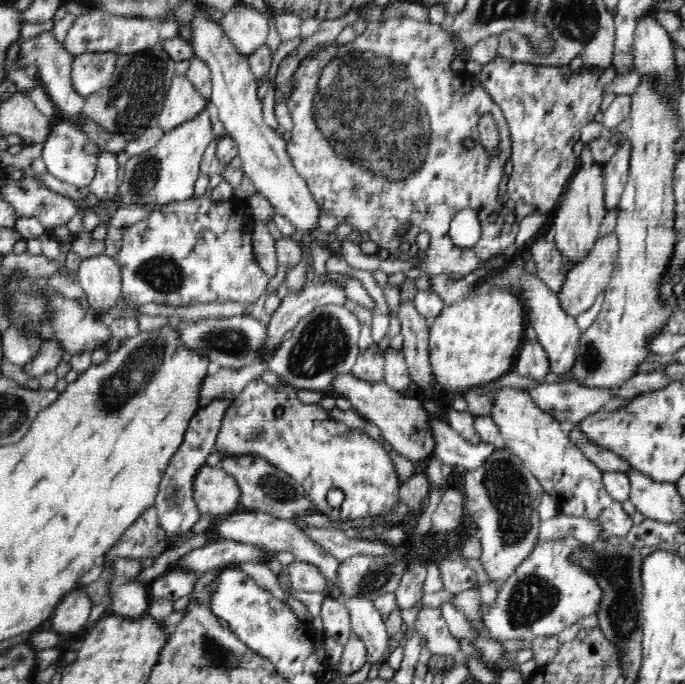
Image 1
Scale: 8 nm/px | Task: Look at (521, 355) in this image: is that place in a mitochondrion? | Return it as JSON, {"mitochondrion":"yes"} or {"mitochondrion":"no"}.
{"mitochondrion":"no"}

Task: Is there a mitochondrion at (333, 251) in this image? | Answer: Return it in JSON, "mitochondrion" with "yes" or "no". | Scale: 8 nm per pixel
{"mitochondrion":"no"}

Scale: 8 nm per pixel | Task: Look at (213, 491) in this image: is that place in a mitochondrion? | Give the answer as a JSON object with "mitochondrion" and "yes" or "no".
{"mitochondrion":"no"}

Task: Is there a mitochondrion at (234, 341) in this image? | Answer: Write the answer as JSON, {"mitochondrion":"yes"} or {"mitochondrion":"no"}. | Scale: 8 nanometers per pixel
{"mitochondrion":"yes"}

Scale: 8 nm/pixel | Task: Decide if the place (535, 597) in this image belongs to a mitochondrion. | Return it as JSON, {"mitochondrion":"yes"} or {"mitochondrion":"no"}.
{"mitochondrion":"yes"}

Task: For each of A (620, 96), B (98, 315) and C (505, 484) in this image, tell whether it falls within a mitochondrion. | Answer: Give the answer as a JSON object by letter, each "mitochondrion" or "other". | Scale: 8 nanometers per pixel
{"A":"other","B":"other","C":"mitochondrion"}

